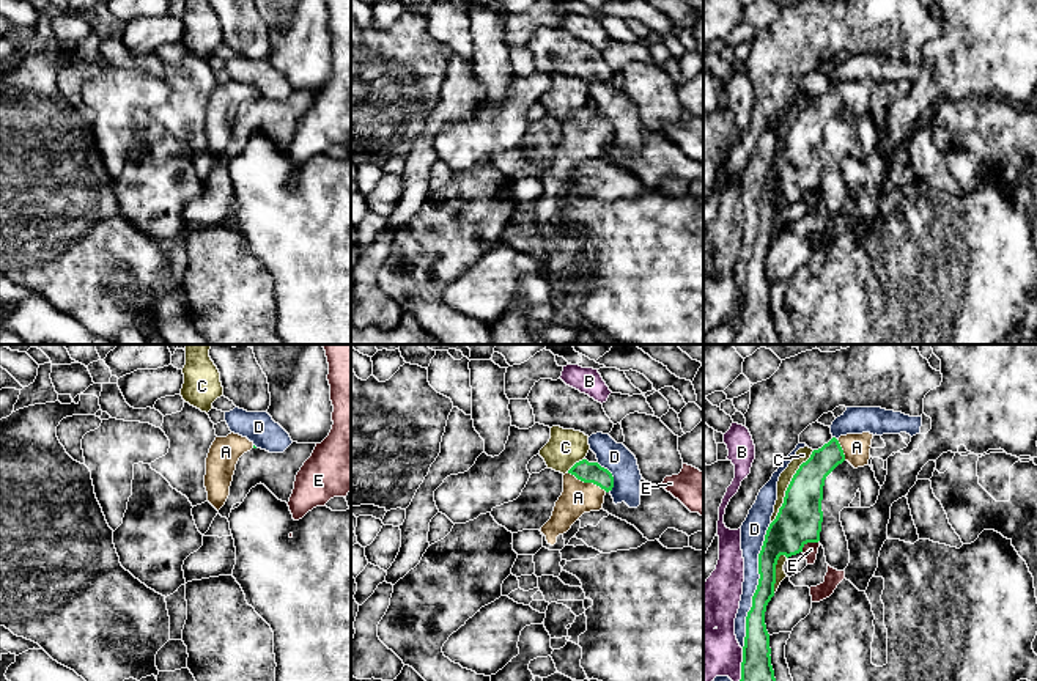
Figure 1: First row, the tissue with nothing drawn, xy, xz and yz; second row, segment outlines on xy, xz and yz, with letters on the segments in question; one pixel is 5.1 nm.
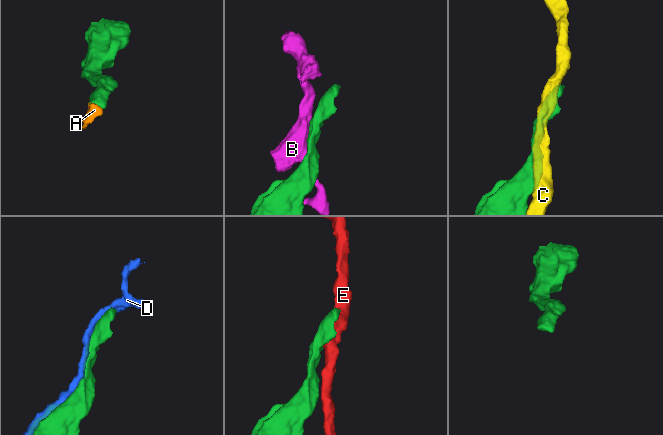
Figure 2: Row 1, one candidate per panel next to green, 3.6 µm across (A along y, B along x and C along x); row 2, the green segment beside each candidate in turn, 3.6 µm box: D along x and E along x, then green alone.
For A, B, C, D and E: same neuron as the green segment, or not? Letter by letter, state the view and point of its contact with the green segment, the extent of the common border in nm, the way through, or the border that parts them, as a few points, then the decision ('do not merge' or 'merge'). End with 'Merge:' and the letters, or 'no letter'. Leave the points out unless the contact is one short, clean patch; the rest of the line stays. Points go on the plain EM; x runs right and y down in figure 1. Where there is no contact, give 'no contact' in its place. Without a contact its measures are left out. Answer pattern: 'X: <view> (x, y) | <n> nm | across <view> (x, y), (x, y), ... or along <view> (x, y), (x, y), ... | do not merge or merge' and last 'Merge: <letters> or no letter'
A: xz (587, 129) | 220 nm | across xz (589, 120), (587, 129), (578, 145) | merge
B: yz (741, 315) | 200 nm | do not merge
C: yz (789, 134) | 440 nm | do not merge
D: yz (757, 233) | 650 nm | do not merge
E: yz (809, 189) | 110 nm | do not merge
Merge: A

